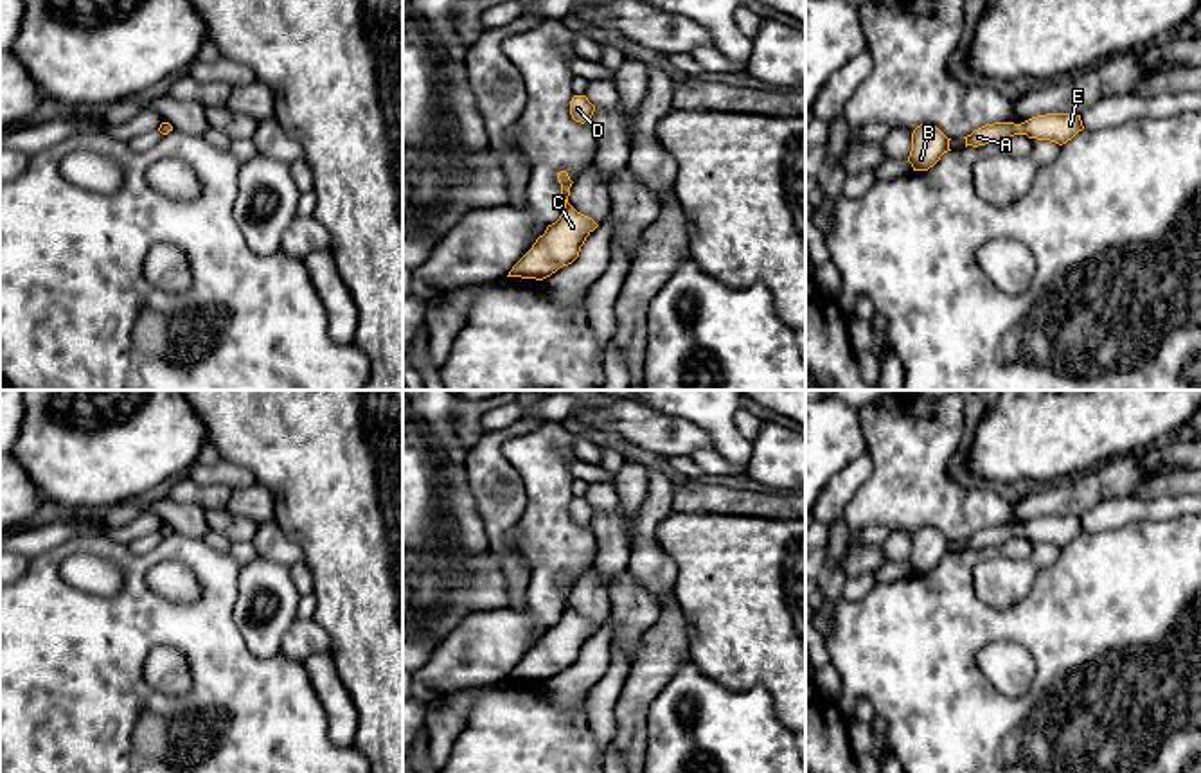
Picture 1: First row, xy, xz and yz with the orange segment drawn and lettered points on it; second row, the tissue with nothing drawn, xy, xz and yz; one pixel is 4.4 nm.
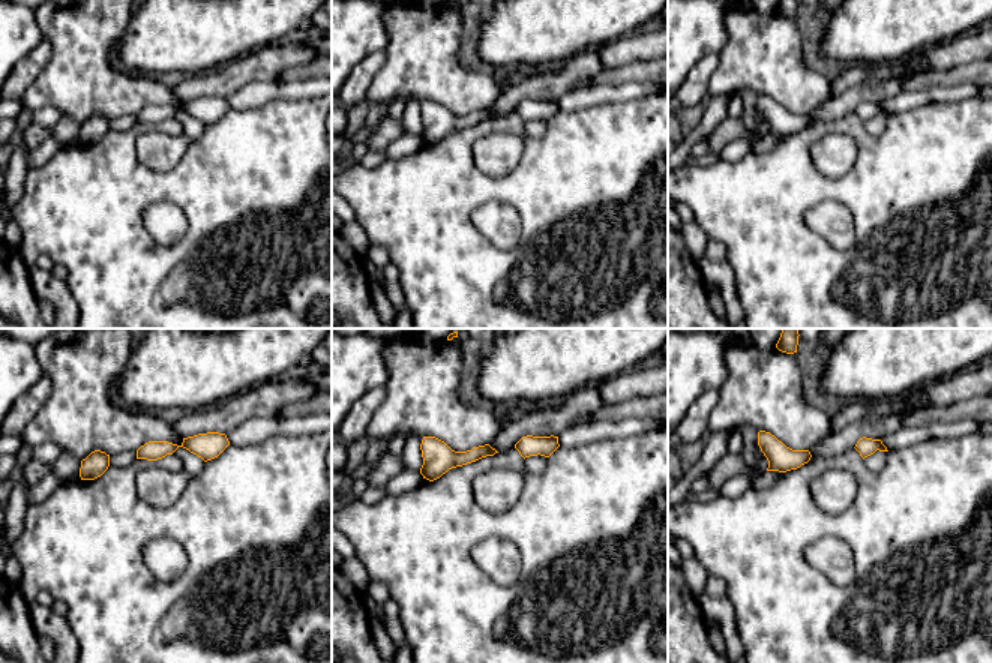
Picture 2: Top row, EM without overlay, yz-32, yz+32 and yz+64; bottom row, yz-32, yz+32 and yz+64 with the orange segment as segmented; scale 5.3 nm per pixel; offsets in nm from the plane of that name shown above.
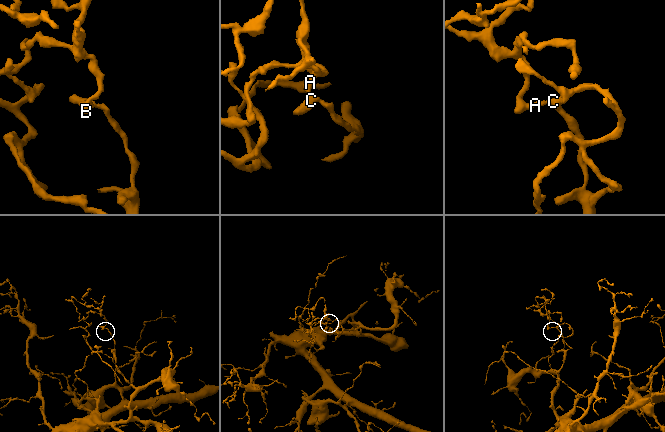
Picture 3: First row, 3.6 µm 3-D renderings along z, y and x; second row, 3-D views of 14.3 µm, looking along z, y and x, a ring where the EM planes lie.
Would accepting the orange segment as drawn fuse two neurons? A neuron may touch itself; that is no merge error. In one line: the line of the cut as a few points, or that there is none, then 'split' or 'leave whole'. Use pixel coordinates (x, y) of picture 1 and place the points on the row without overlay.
no cut; leave whole

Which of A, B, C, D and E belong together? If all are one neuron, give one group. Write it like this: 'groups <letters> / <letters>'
groups A B C D E

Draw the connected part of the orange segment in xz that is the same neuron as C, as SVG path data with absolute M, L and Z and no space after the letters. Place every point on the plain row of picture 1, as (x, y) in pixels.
M566 573L557 575L565 611L559 622L547 629L532 651L512 669L507 680L543 683L559 671L572 667L586 640L599 629L592 620L577 615L570 606L572 582Z

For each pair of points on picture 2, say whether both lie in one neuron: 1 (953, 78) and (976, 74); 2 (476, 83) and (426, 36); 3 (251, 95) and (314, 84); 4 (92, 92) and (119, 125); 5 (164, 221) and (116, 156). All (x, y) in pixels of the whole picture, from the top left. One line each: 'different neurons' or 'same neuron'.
1: same neuron
2: same neuron
3: same neuron
4: different neurons
5: different neurons

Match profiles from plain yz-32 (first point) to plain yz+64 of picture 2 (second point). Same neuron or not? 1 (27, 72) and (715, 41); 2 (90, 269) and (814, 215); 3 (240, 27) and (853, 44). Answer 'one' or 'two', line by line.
1: two
2: two
3: one

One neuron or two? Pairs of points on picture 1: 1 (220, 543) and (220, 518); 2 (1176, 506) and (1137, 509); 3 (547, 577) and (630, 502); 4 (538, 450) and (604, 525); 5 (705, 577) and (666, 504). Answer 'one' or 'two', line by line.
1: two
2: one
3: two
4: two
5: two

